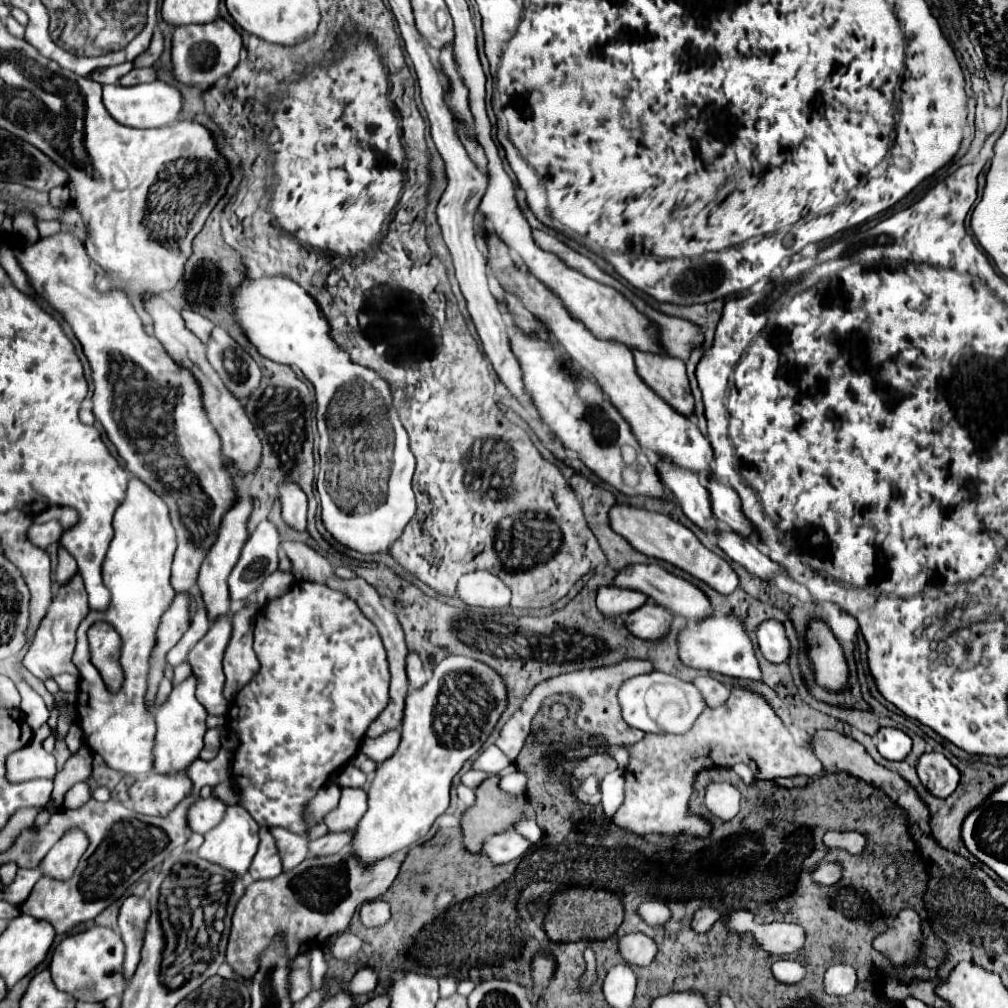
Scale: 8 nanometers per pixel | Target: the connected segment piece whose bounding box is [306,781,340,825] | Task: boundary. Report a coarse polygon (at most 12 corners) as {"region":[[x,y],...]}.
{"region":[[326,783],[306,807],[306,821],[320,823],[338,805],[340,787]]}

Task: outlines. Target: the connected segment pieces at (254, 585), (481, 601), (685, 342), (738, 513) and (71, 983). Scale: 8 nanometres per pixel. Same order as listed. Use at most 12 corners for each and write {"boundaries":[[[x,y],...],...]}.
{"boundaries":[[[262,521],[228,577],[246,601],[278,571],[280,533]],[[488,571],[458,581],[468,607],[500,609],[510,589]],[[642,297],[630,299],[660,329],[672,357],[686,361],[702,345],[698,325],[654,311]],[[706,481],[714,517],[730,531],[756,539],[734,489]],[[108,927],[52,951],[60,991],[78,1001],[124,993],[122,937]]]}

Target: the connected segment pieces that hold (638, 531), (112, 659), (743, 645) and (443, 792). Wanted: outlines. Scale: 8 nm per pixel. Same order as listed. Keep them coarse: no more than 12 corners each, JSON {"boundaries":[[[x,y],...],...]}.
{"boundaries":[[[628,505],[612,529],[642,555],[672,563],[720,595],[738,587],[726,559],[668,515]],[[108,623],[88,631],[92,663],[110,691],[122,685],[120,635]],[[732,615],[690,623],[678,637],[694,669],[760,679],[752,641]],[[442,659],[406,697],[400,747],[368,785],[362,867],[426,837],[488,739],[506,687]]]}

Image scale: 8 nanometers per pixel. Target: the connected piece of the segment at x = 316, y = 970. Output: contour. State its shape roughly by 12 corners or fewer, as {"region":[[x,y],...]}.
{"region":[[314,949],[310,965],[310,981],[322,985],[328,973],[328,963],[322,951]]}

